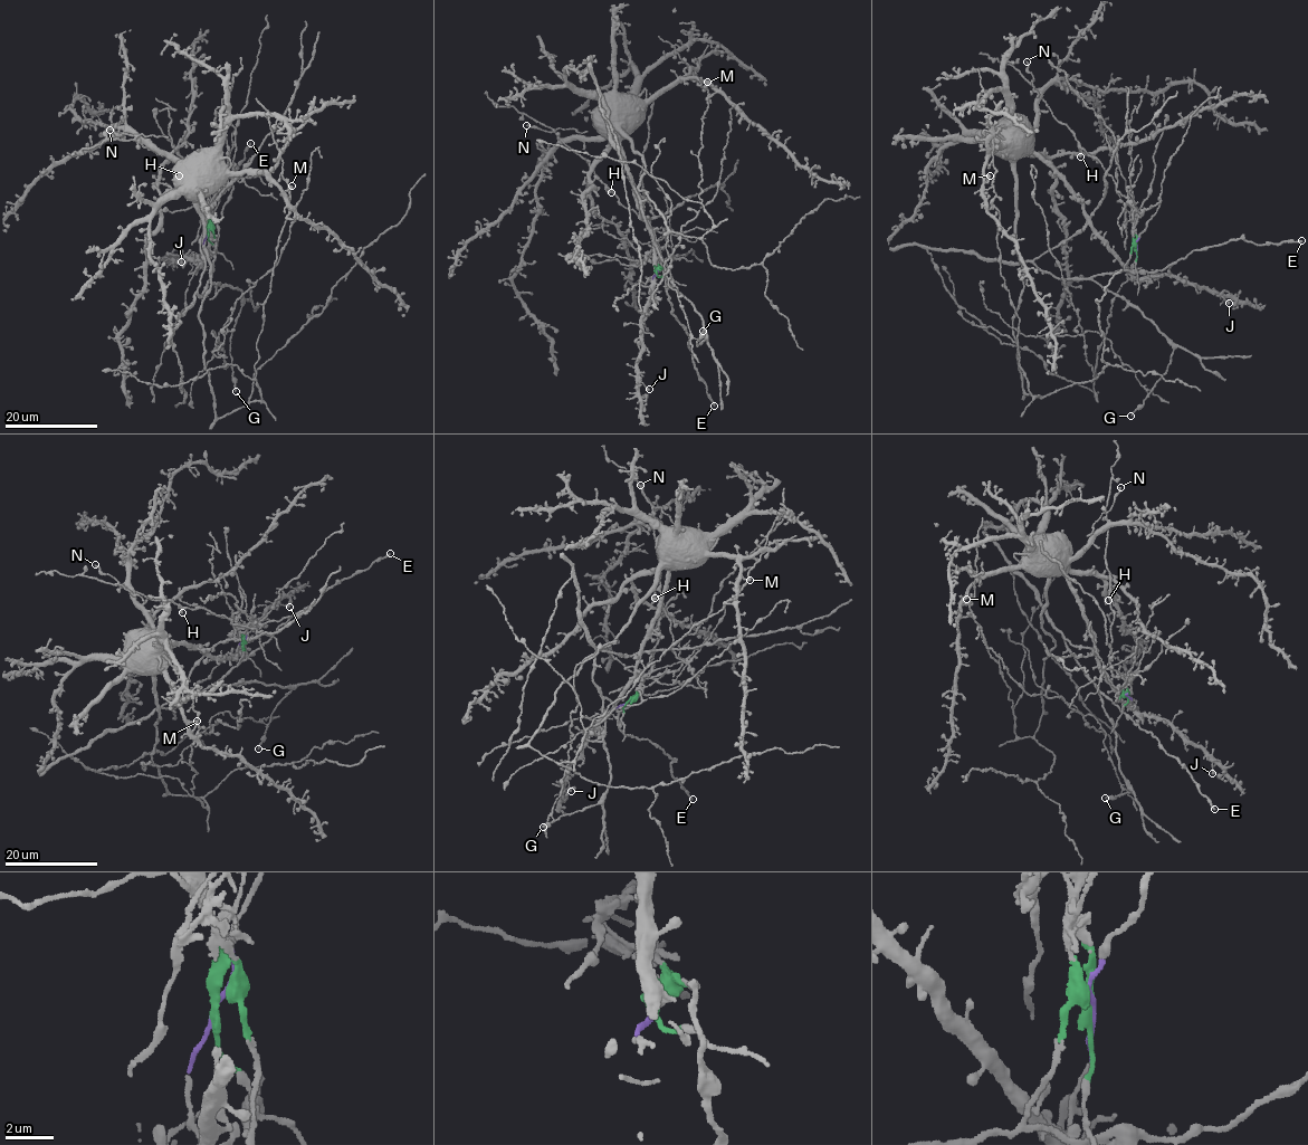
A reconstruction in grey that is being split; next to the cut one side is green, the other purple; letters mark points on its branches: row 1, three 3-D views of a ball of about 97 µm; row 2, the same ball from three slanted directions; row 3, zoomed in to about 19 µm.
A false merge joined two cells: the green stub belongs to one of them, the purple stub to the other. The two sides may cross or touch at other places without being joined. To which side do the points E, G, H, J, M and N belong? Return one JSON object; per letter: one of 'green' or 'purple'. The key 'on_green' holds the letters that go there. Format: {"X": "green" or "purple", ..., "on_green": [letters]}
{"E": "green", "G": "green", "H": "green", "J": "purple", "M": "purple", "N": "green", "on_green": ["E", "G", "H", "N"]}

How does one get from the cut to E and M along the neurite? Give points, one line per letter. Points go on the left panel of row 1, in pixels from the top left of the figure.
E: (208, 232), (215, 253), (218, 222), (232, 188), (235, 171), (250, 143)
M: (208, 232), (203, 260), (211, 232), (196, 183), (212, 185), (246, 171), (266, 173), (284, 191), (292, 185)

